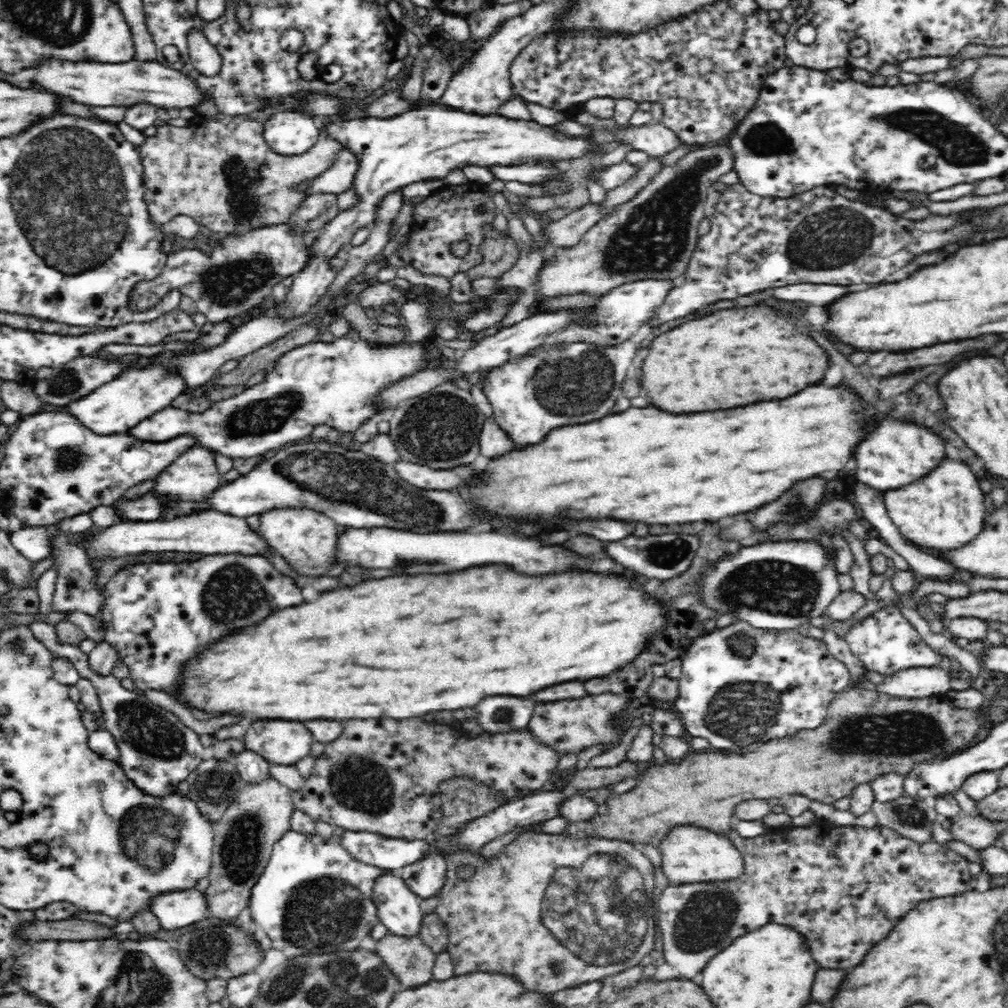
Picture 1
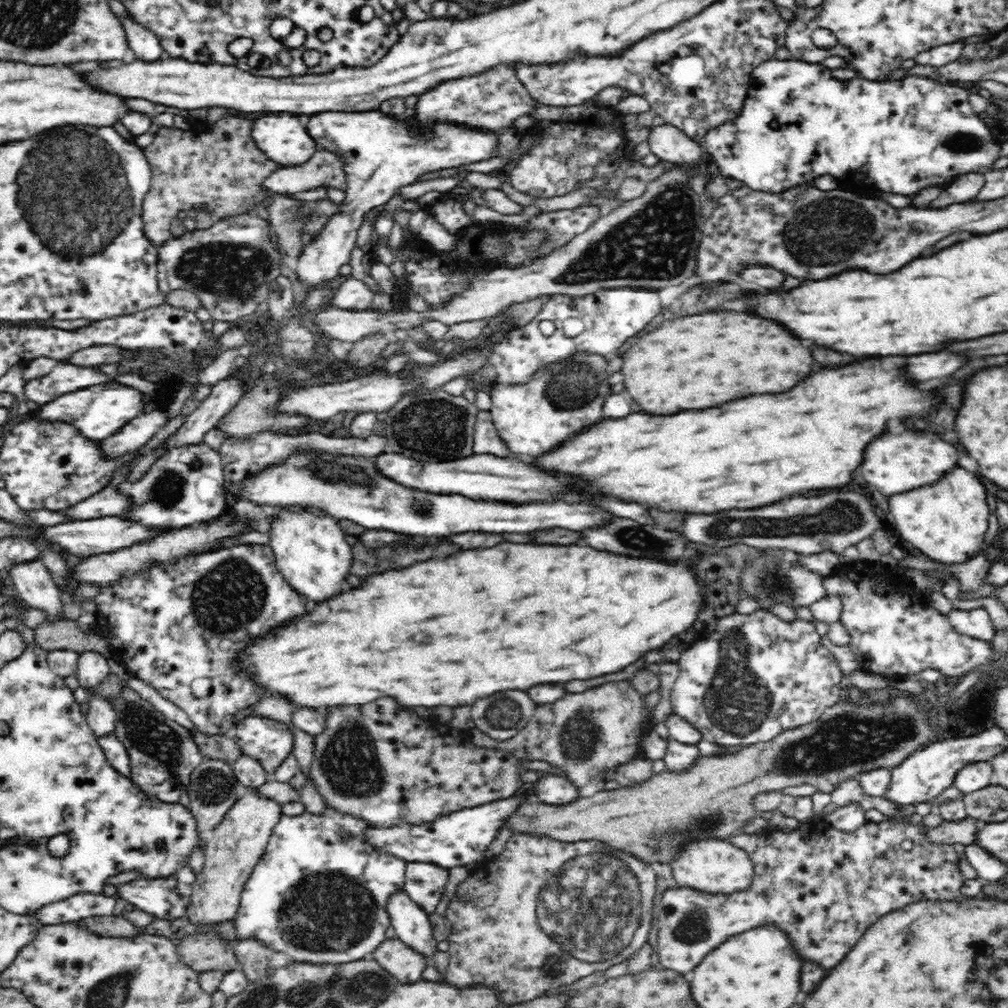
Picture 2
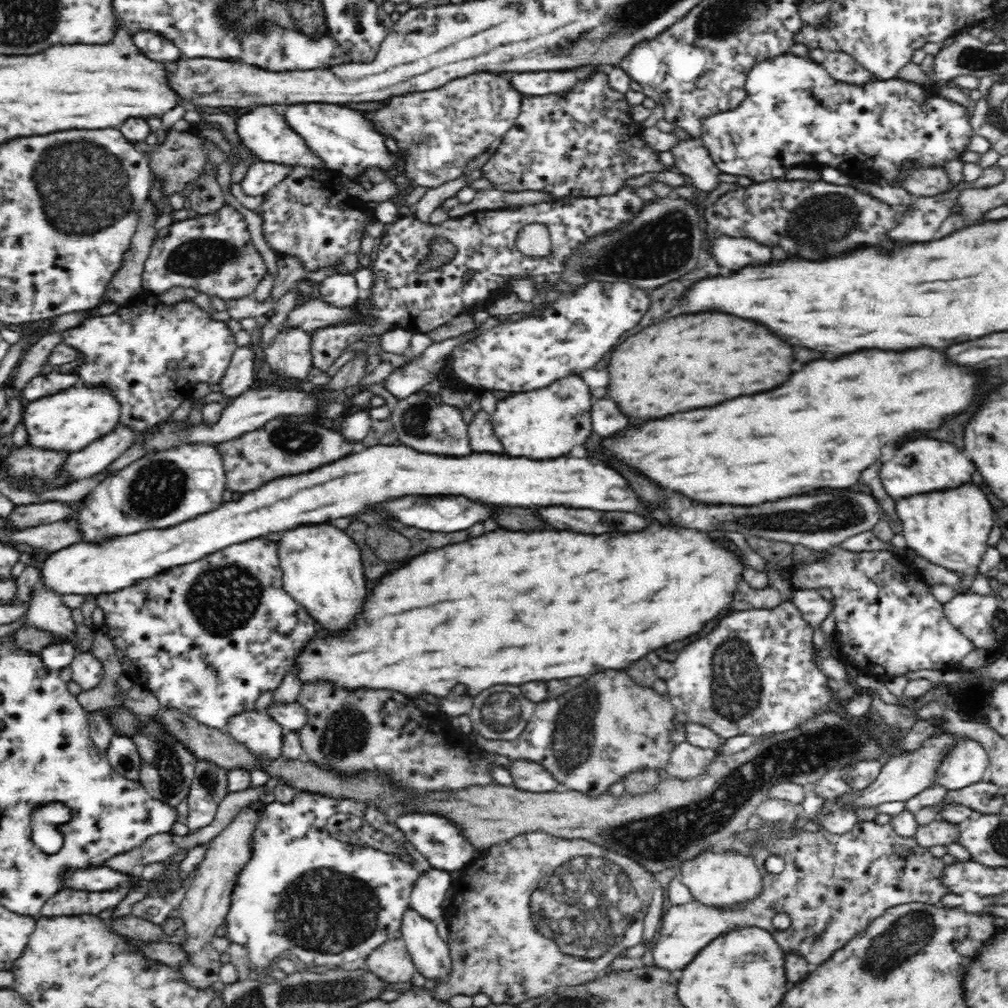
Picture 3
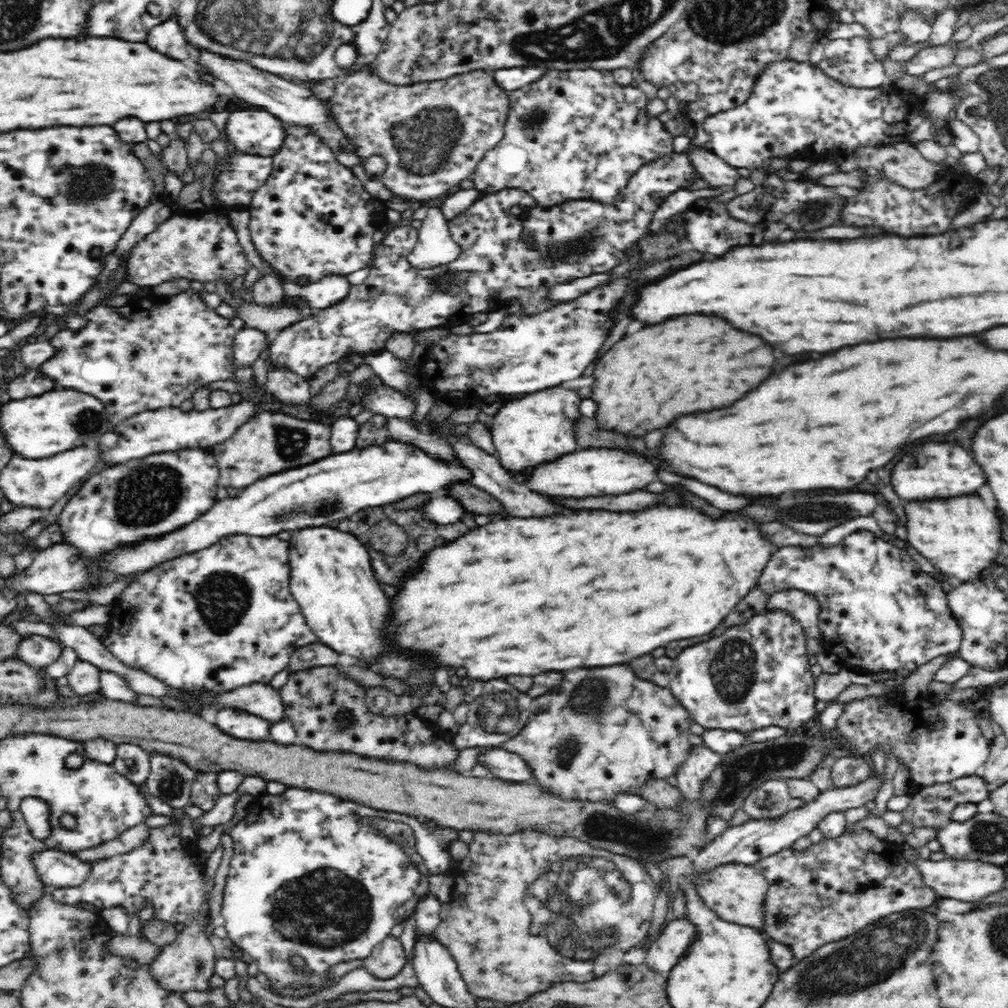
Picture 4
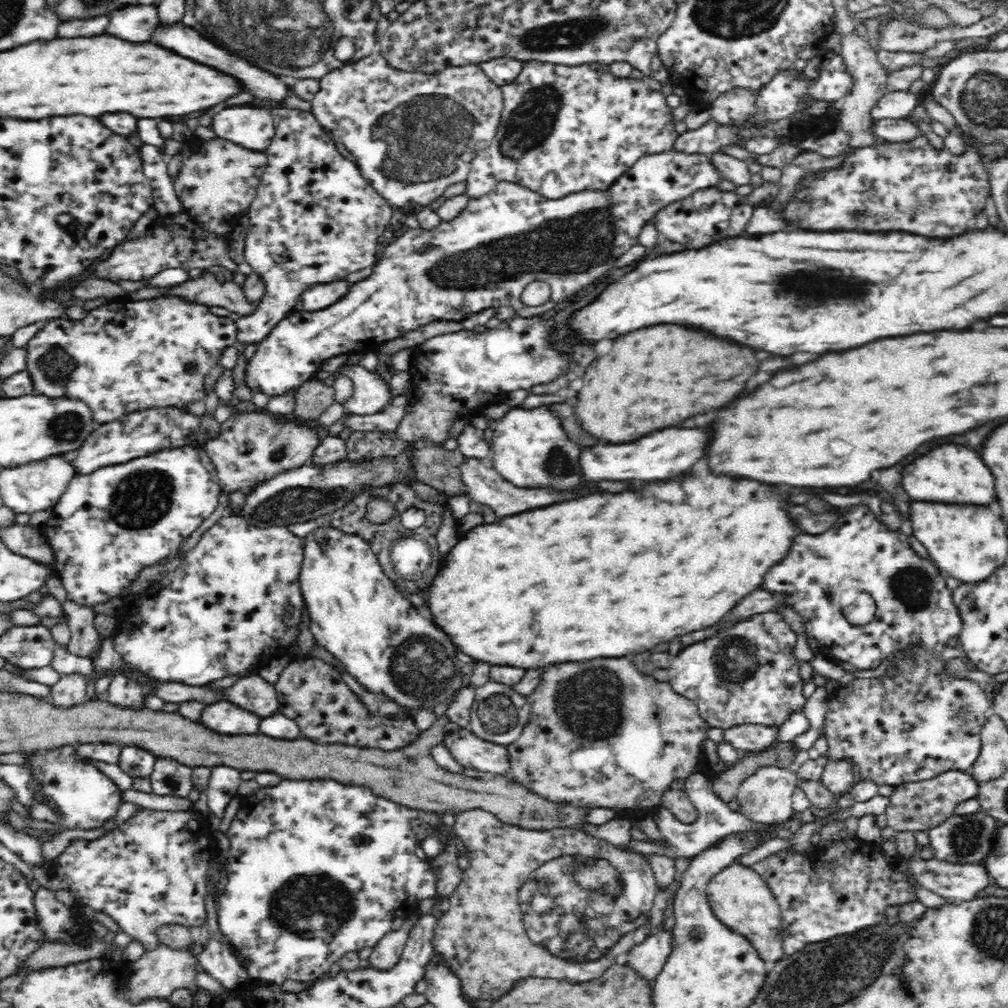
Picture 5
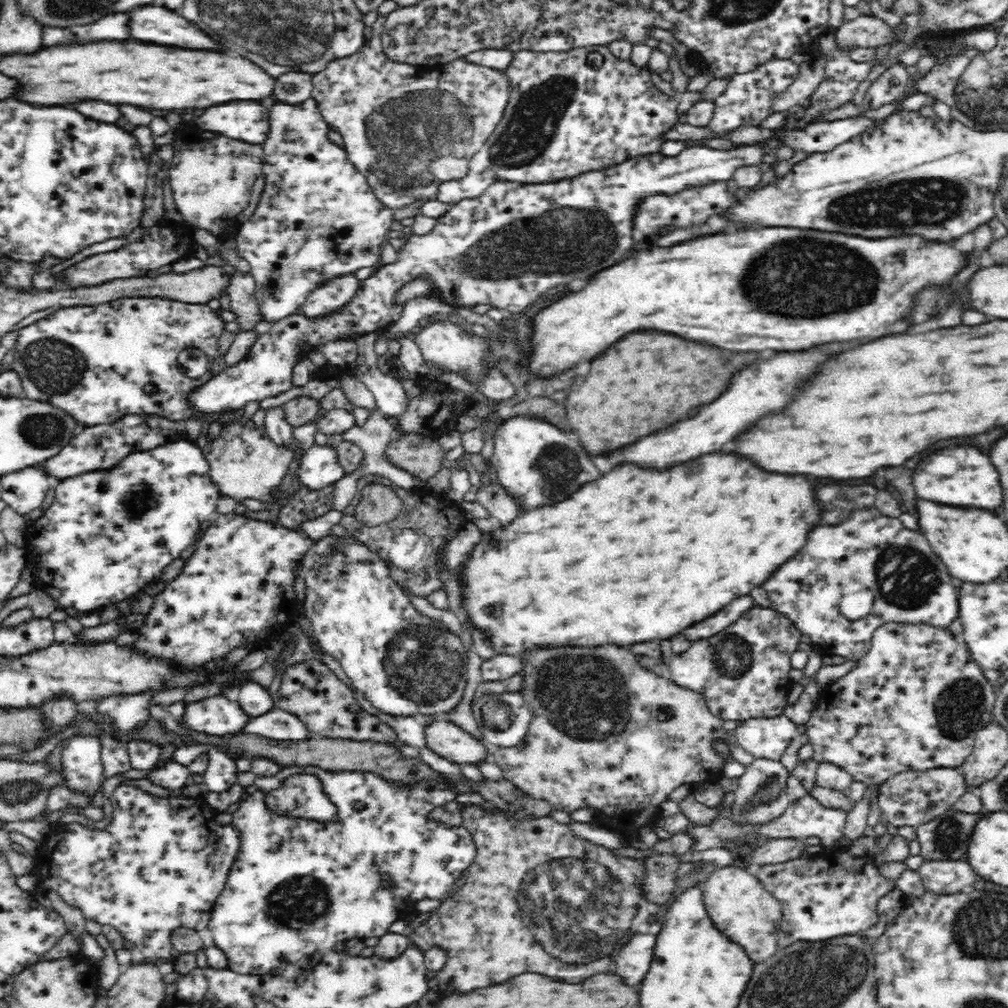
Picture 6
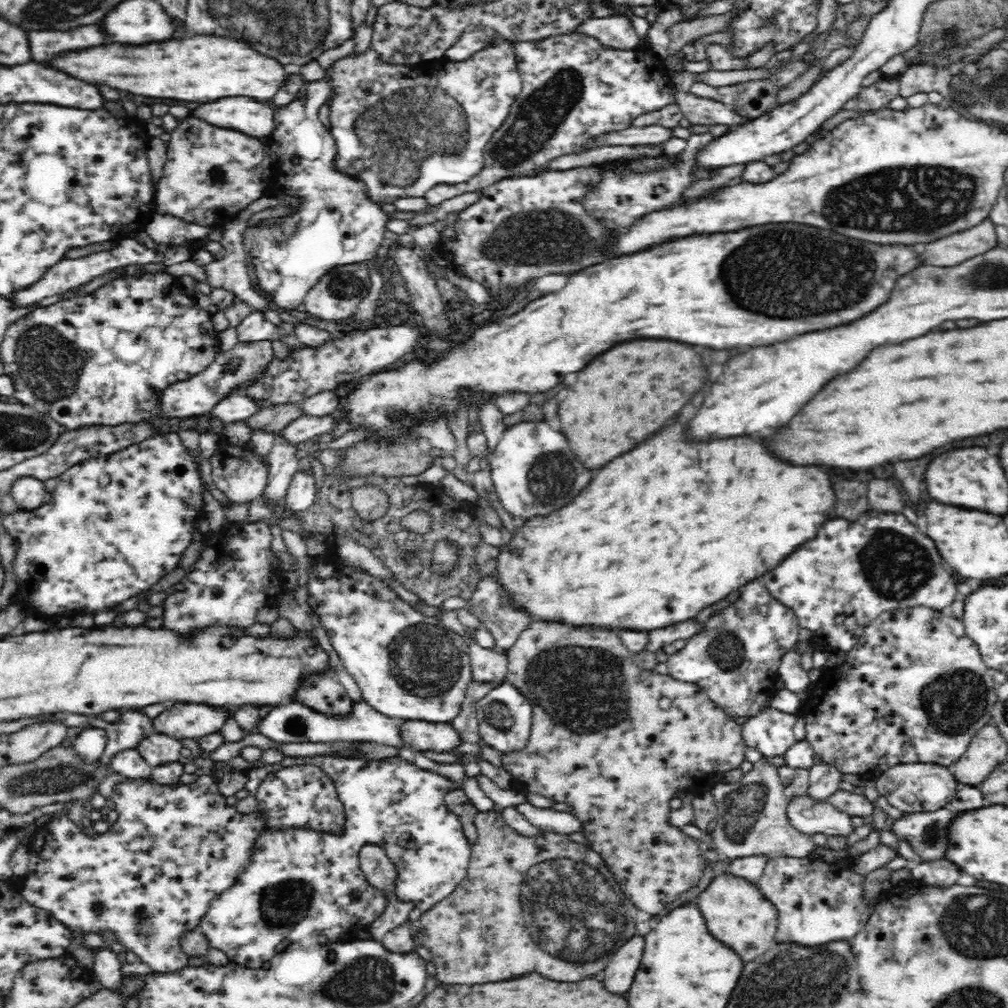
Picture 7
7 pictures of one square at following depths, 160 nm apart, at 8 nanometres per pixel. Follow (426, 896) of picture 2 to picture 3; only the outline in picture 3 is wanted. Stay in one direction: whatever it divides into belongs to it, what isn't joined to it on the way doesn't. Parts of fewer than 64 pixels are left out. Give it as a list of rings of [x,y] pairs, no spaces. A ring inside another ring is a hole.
[[[432,868],[417,880],[411,892],[410,908],[423,919],[439,922],[445,917],[452,891],[451,872]]]

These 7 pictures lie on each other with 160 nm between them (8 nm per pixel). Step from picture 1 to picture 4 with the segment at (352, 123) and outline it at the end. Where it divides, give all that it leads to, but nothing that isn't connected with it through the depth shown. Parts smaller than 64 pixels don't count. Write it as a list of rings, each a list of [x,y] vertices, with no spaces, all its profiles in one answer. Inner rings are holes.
[[[194,50],[194,52],[198,54],[196,62],[202,68],[210,70],[216,78],[224,80],[234,90],[234,94],[240,100],[244,100],[246,104],[260,106],[262,110],[274,114],[276,119],[282,120],[283,124],[309,125],[323,141],[332,147],[332,151],[336,154],[339,154],[342,148],[348,148],[349,142],[347,142],[346,137],[338,129],[338,125],[327,115],[327,109],[323,102],[312,96],[309,85],[298,86],[294,82],[288,82],[288,78],[280,78],[280,76],[274,76],[270,72],[262,72],[244,60],[232,60],[232,58],[214,54],[210,50]]]

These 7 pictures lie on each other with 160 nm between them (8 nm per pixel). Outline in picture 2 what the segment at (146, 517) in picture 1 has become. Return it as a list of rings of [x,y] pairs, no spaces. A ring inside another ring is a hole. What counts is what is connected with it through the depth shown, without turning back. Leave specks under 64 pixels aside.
[[[108,486],[91,494],[88,498],[79,500],[60,510],[66,518],[75,520],[90,520],[105,516],[118,517],[125,511],[127,501],[125,496],[118,494],[116,486]]]

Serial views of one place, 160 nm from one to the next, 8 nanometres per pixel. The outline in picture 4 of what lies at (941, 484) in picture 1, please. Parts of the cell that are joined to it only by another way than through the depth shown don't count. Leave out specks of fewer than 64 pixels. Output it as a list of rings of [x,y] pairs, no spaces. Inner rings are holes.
[[[962,496],[950,500],[924,500],[906,504],[908,540],[934,562],[936,570],[957,583],[979,579],[990,568],[990,562],[1000,554],[1002,528],[978,496]]]

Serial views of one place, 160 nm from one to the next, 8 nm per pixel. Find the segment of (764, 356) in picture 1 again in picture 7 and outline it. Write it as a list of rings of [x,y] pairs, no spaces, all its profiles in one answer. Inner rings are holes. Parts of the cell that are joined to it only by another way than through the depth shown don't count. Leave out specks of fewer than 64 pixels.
[[[638,340],[622,344],[604,352],[576,374],[576,382],[558,404],[560,430],[570,440],[568,444],[572,454],[588,470],[602,468],[610,460],[636,448],[646,436],[672,420],[702,380],[704,366],[688,344],[666,340]]]

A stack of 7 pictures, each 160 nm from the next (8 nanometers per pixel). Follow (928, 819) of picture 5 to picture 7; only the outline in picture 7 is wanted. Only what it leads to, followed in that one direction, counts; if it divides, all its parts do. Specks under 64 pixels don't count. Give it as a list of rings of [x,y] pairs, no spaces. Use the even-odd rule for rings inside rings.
[[[919,762],[891,766],[879,774],[875,783],[883,802],[894,813],[938,810],[954,796],[956,784],[959,784],[949,767]]]

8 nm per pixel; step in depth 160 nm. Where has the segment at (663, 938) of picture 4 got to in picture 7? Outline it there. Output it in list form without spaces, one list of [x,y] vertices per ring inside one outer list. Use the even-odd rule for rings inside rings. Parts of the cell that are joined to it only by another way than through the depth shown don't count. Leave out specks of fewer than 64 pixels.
[[[634,935],[610,958],[602,976],[602,984],[610,994],[624,994],[630,988],[642,958],[642,948],[644,948],[643,937]]]

